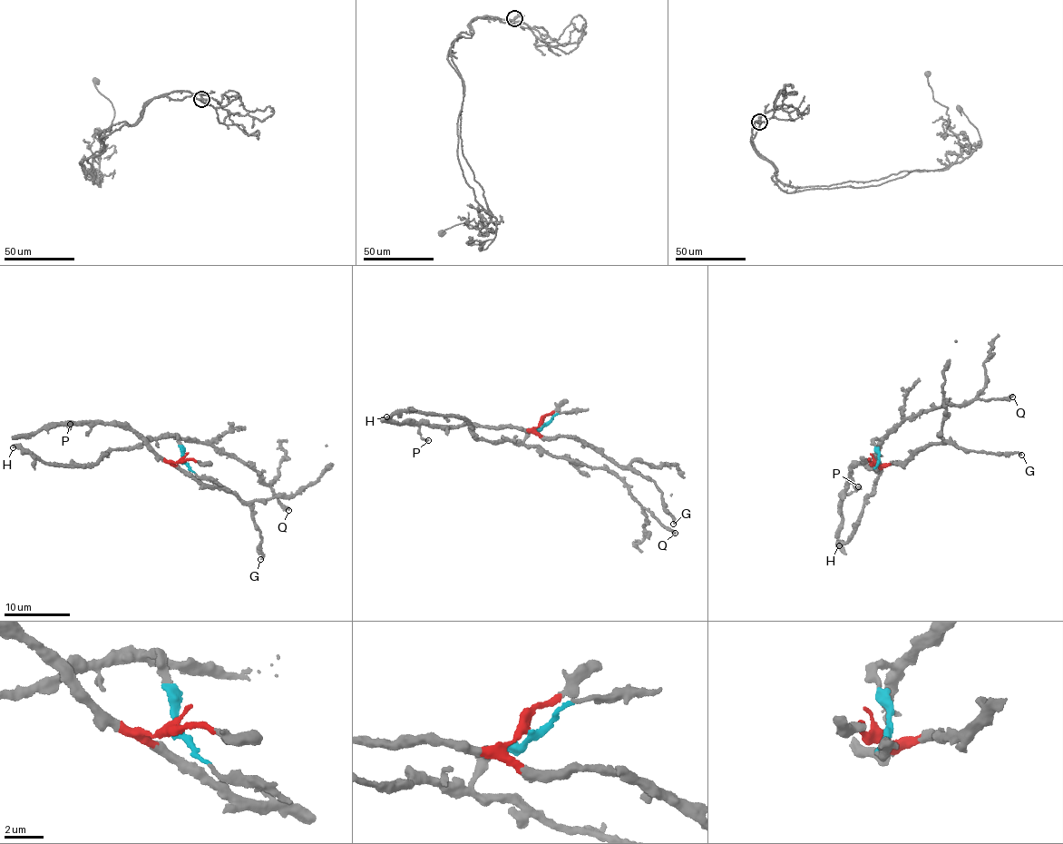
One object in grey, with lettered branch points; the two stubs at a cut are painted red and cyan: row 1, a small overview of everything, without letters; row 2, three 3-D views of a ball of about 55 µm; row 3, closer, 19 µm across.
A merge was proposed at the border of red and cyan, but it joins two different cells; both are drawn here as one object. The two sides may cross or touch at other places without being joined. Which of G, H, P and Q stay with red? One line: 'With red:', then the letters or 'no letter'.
With red: G, P

